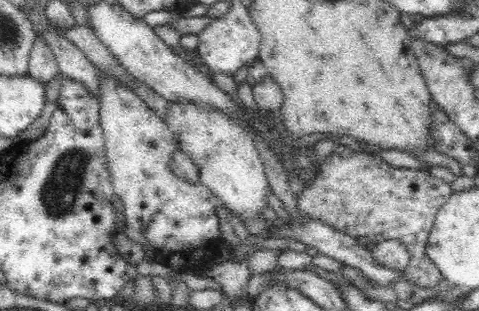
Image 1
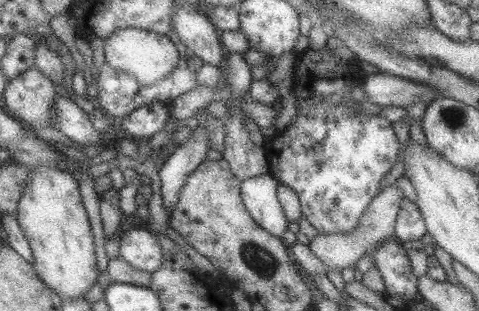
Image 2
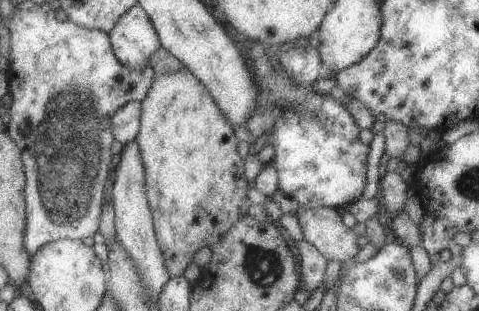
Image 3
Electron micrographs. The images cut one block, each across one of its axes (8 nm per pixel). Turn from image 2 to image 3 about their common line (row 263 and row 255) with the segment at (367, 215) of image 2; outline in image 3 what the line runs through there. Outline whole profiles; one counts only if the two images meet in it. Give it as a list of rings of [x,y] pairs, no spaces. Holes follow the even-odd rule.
[[[297,208],[293,216],[303,232],[303,240],[309,242],[309,246],[313,246],[325,262],[337,262],[343,266],[355,260],[361,252],[361,246],[357,244],[359,238],[353,230],[345,228],[339,210]]]

